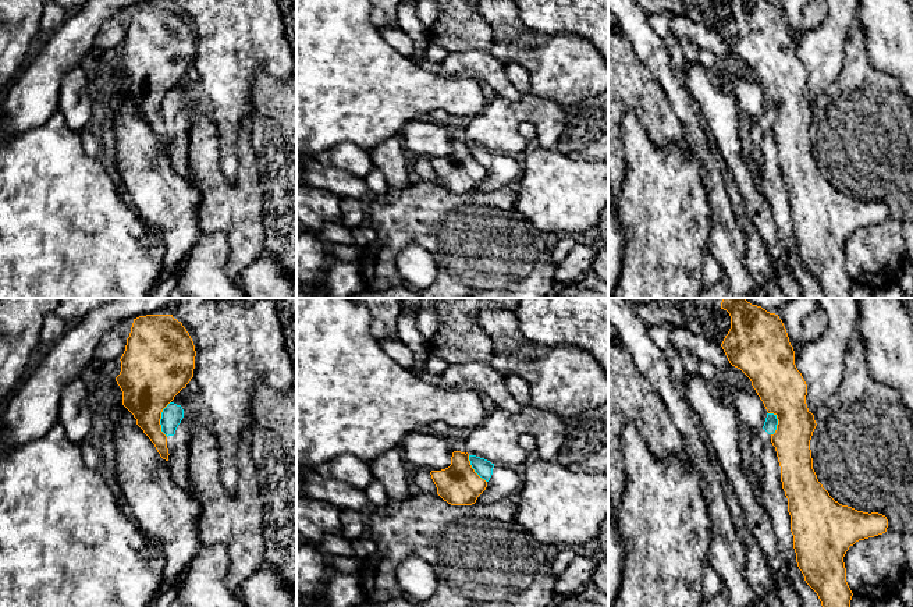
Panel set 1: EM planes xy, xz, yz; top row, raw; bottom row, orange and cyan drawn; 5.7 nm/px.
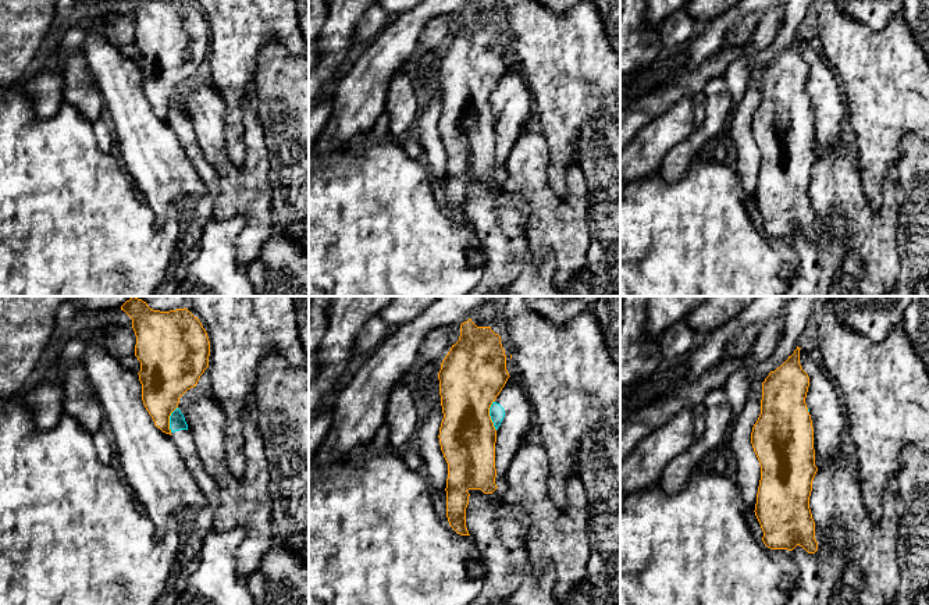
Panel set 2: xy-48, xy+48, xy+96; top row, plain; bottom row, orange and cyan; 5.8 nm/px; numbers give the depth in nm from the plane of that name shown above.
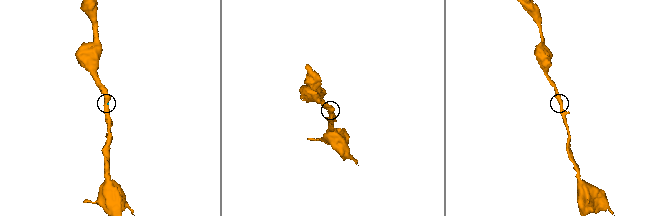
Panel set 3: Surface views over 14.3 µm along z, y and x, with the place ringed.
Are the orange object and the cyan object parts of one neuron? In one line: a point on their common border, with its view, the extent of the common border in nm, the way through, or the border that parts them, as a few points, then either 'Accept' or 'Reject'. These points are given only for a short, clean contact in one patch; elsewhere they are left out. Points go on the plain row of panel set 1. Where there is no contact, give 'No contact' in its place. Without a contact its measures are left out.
Touches orange at xy (160, 106). Shared border 200 nm. Boundary: xy (170, 89), (163, 98), (160, 107), (160, 119), (166, 124). Reject

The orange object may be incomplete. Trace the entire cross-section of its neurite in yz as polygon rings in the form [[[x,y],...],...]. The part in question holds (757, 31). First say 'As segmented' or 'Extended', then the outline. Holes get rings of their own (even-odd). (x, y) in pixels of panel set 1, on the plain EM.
As segmented. [[[728,0],[731,17],[721,35],[729,52],[752,70],[768,102],[778,107],[771,123],[781,155],[781,170],[788,187],[796,251],[806,271],[817,281],[823,298],[852,298],[852,278],[846,270],[843,245],[859,228],[887,220],[888,207],[878,200],[863,200],[835,189],[813,157],[810,128],[817,114],[806,92],[807,72],[795,53],[795,39],[778,3],[770,0]]]

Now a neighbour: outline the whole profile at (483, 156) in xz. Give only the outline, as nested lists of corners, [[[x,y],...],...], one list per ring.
[[[469,143],[469,149],[475,160],[487,170],[486,178],[476,191],[489,194],[505,187],[515,187],[522,174],[522,161],[504,153],[494,153],[476,143]]]

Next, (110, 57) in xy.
[[[117,47],[117,49],[106,50],[106,52],[103,52],[103,53],[100,54],[100,57],[102,57],[102,60],[103,60],[103,63],[104,63],[106,65],[113,65],[113,67],[116,67],[116,65],[120,63],[120,60],[121,60],[121,49]]]

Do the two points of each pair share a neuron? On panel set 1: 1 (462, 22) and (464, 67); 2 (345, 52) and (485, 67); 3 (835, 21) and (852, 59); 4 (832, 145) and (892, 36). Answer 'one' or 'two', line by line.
1: two
2: two
3: two
4: two

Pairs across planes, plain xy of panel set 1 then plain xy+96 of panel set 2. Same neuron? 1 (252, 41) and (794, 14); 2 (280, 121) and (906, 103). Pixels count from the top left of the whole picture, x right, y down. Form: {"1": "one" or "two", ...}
{"1": "two", "2": "two"}

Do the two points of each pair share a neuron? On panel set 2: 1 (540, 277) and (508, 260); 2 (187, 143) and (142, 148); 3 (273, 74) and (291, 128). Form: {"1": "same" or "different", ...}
{"1": "different", "2": "different", "3": "same"}

